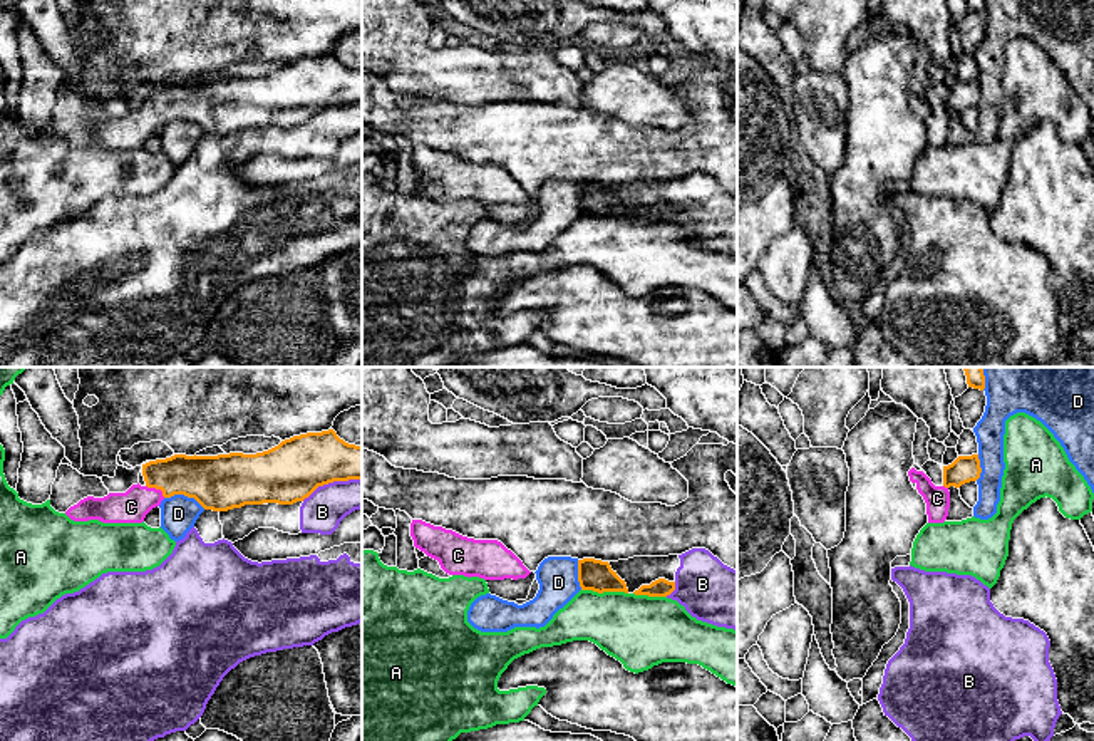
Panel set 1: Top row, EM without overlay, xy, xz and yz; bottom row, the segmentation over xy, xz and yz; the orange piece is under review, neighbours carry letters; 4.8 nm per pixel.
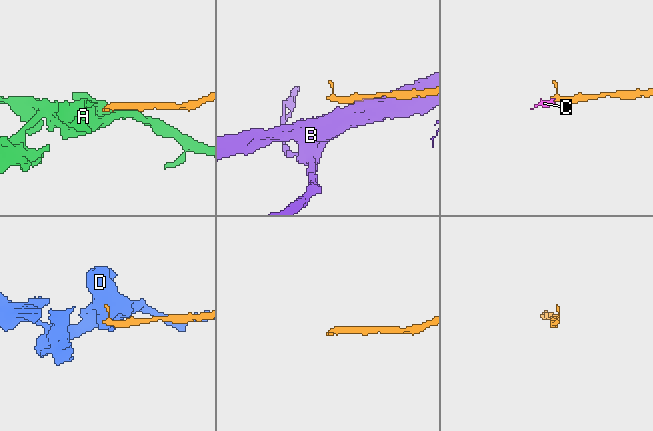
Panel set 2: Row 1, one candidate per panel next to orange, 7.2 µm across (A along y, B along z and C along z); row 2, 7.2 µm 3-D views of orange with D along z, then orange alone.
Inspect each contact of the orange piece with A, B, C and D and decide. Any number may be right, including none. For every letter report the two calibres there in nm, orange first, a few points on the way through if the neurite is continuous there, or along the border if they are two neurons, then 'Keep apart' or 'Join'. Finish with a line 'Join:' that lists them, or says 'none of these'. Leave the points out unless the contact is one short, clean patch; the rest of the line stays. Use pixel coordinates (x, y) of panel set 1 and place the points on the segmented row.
A: Thickness 150 nm (orange) against 340 nm. Keep apart
B: Thickness 280 nm (orange) against 200 nm. Keep apart
C: Thickness 220 nm (orange) against 160 nm. Path across: xy (206, 478), (166, 478), (156, 488), (131, 507). Join
D: Thickness 260 nm (orange) against 180 nm. Keep apart
Join: C

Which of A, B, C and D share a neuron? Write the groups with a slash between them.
A / B / C / D

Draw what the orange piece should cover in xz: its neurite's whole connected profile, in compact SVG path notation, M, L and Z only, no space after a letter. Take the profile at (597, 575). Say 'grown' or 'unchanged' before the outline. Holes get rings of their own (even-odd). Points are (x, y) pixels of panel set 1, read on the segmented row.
unchanged; M595 558L578 560L578 582L581 590L628 593L625 580L612 570L610 563Z

